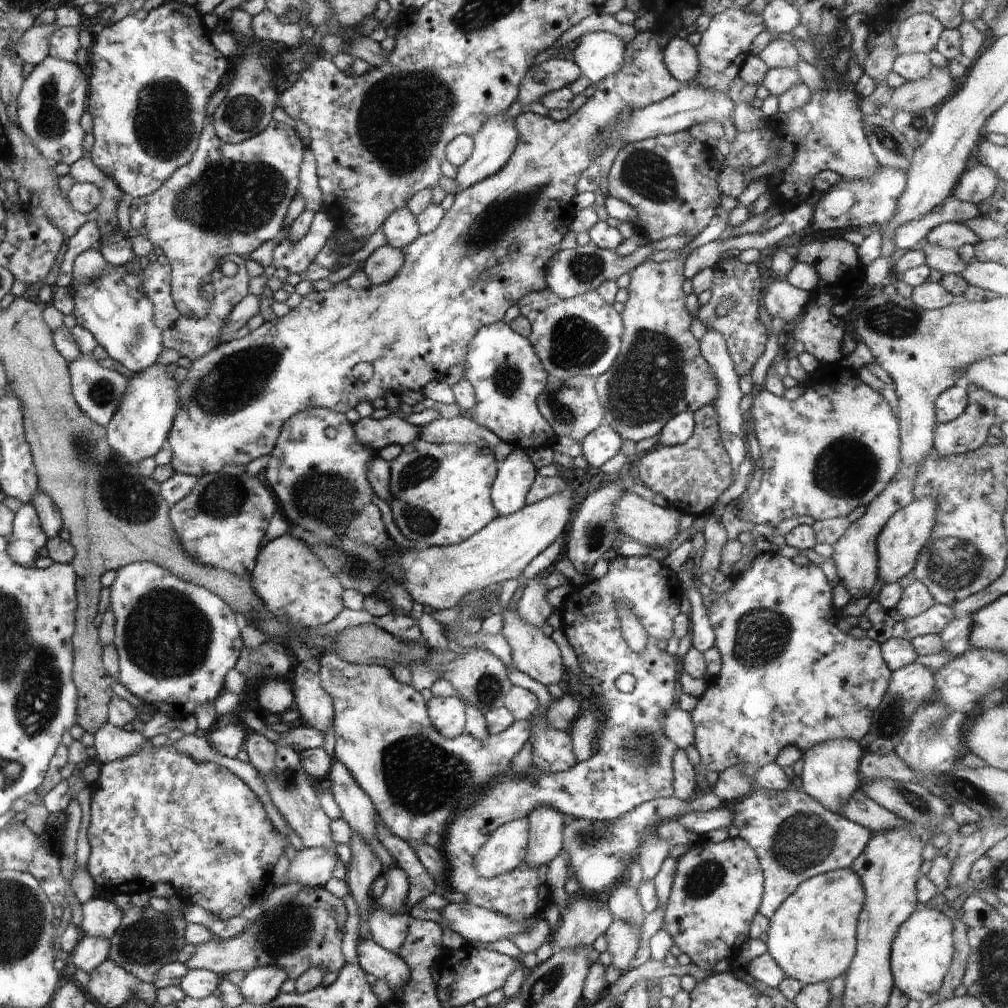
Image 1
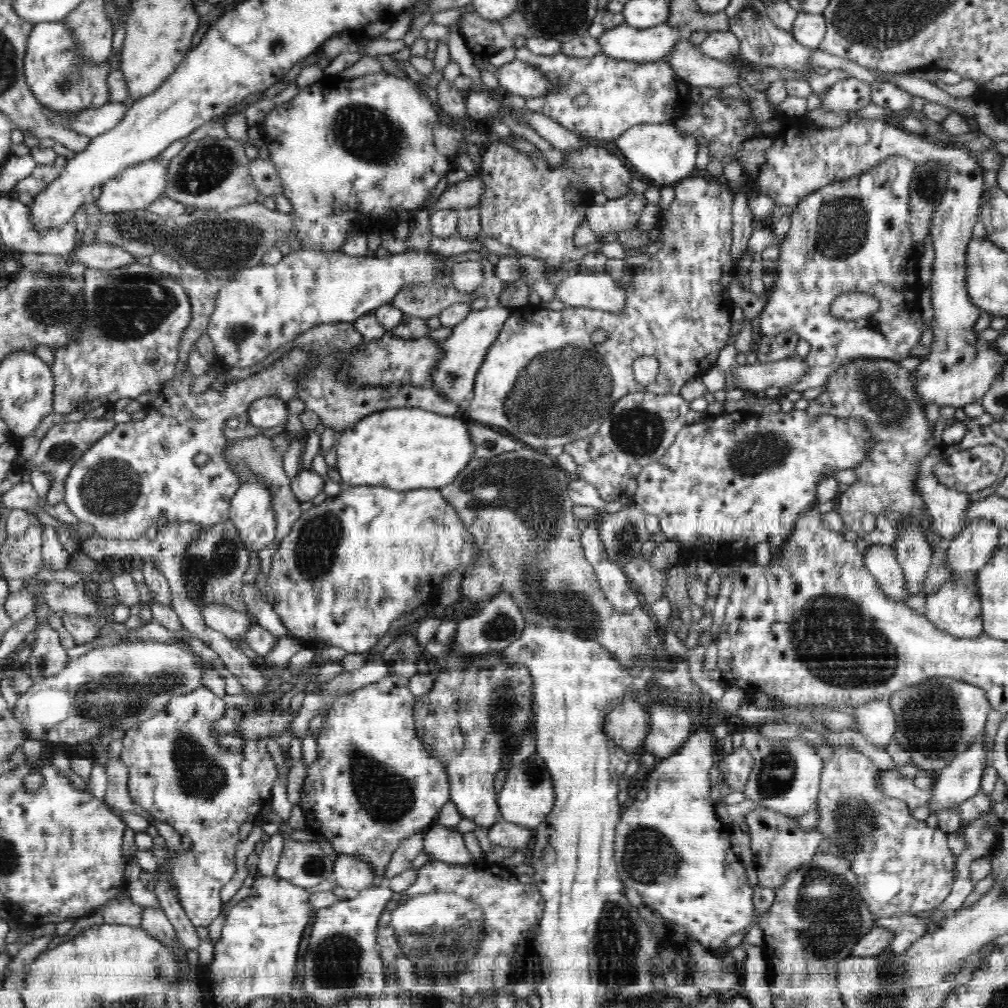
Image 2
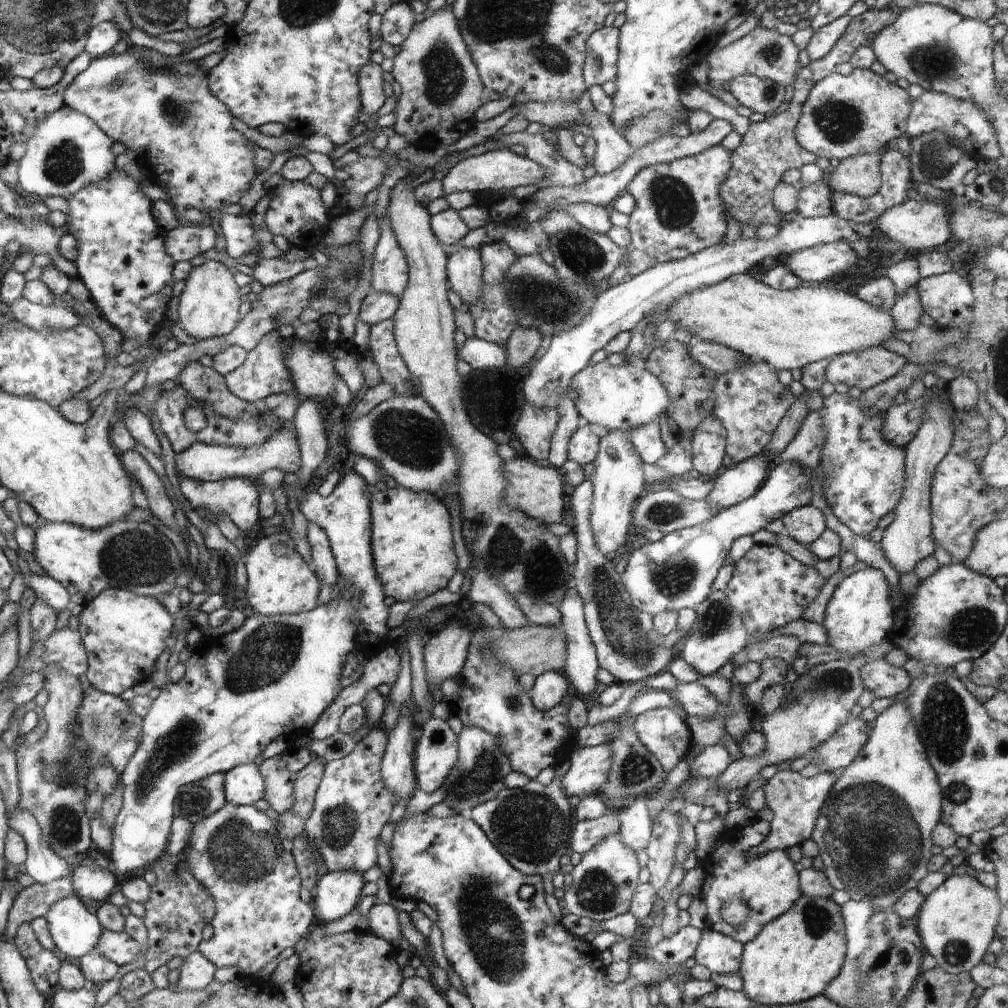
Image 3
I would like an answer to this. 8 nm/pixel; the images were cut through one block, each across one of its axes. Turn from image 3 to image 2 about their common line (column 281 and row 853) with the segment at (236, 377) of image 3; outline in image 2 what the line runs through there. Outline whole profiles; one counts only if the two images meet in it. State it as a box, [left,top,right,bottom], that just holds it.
[299,674,451,887]

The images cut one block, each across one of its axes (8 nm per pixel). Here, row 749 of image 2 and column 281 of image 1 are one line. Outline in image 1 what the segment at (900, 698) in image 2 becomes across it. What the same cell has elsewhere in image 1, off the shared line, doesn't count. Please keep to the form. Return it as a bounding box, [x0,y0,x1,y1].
[185,886,346,979]

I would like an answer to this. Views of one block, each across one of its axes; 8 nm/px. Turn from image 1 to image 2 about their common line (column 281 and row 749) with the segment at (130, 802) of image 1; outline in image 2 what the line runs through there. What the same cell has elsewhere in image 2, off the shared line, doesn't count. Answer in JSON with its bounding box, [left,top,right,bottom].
[817,745,957,918]

